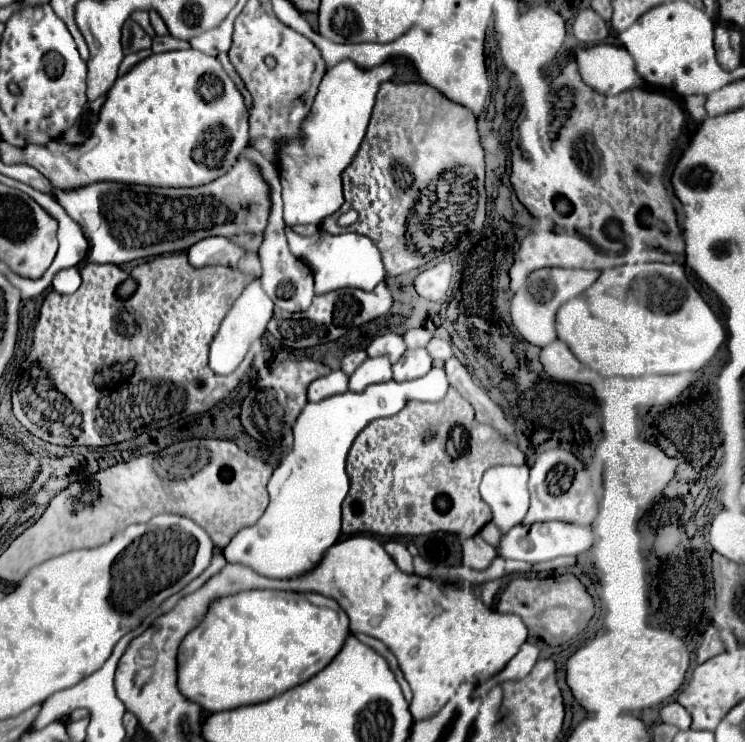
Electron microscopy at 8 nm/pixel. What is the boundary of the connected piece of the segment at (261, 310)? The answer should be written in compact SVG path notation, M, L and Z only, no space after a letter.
M254 278L244 288L244 292L236 298L230 312L224 316L224 320L220 324L220 330L218 330L212 346L210 346L210 368L214 372L230 374L230 372L234 372L238 368L238 364L244 360L244 356L246 356L248 348L252 346L252 342L262 338L262 334L266 332L266 324L272 318L272 308L274 308L272 300L264 292L260 280Z

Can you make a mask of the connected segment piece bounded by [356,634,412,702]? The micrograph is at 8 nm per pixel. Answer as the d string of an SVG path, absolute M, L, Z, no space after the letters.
M356 634L356 638L358 640L362 640L364 644L368 644L370 648L374 648L380 656L384 656L386 658L386 662L390 664L390 670L394 672L394 676L396 676L396 680L398 680L398 684L402 686L402 692L404 692L404 698L410 702L412 700L412 692L410 692L410 686L408 686L408 682L404 680L404 676L402 676L402 672L400 672L400 668L398 668L398 662L396 662L396 658L394 658L394 654L380 642L380 640L374 640L372 636L366 636L366 634Z

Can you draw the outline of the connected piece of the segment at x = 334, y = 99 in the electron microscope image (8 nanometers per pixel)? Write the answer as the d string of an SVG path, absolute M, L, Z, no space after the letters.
M342 60L326 72L310 108L310 114L300 126L300 140L284 144L284 152L280 152L278 168L286 224L320 226L326 216L334 214L344 204L342 172L350 166L360 148L380 84L390 80L392 74L394 66L388 62L372 70L364 70L358 68L352 60Z

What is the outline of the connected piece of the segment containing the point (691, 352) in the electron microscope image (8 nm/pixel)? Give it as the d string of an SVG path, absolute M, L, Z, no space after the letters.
M626 264L600 274L592 288L556 312L558 338L600 376L632 378L700 370L726 340L726 328L688 282L682 264Z

